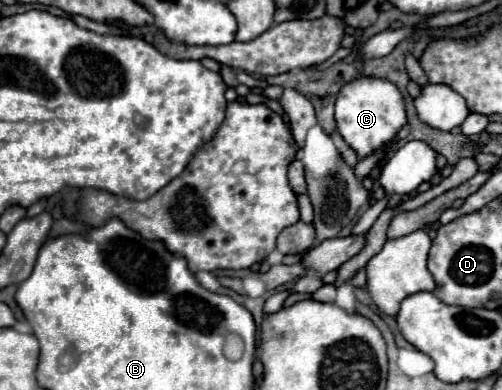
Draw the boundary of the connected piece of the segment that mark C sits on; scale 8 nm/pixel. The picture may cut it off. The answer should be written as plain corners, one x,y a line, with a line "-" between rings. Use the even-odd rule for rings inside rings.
358,78
346,84
336,100
336,124
340,136
358,152
360,158
366,158
384,144
390,144
396,132
406,124
404,98
400,90
382,78

